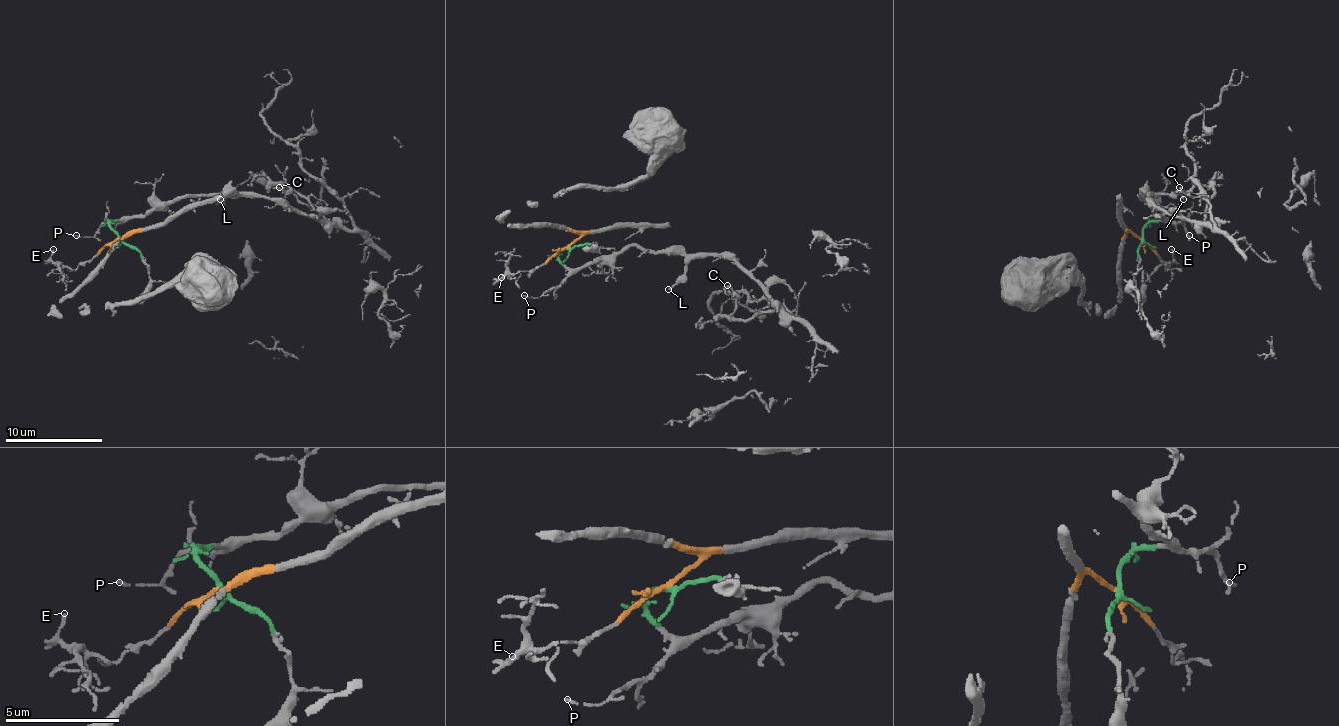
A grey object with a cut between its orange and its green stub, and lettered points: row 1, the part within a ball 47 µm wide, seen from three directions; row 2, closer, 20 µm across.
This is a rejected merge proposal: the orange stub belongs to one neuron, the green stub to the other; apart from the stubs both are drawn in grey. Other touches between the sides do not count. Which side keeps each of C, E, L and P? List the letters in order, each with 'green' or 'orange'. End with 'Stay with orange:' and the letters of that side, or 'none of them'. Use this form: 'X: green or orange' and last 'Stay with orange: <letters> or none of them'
C: green
E: orange
L: green
P: green
Stay with orange: E

